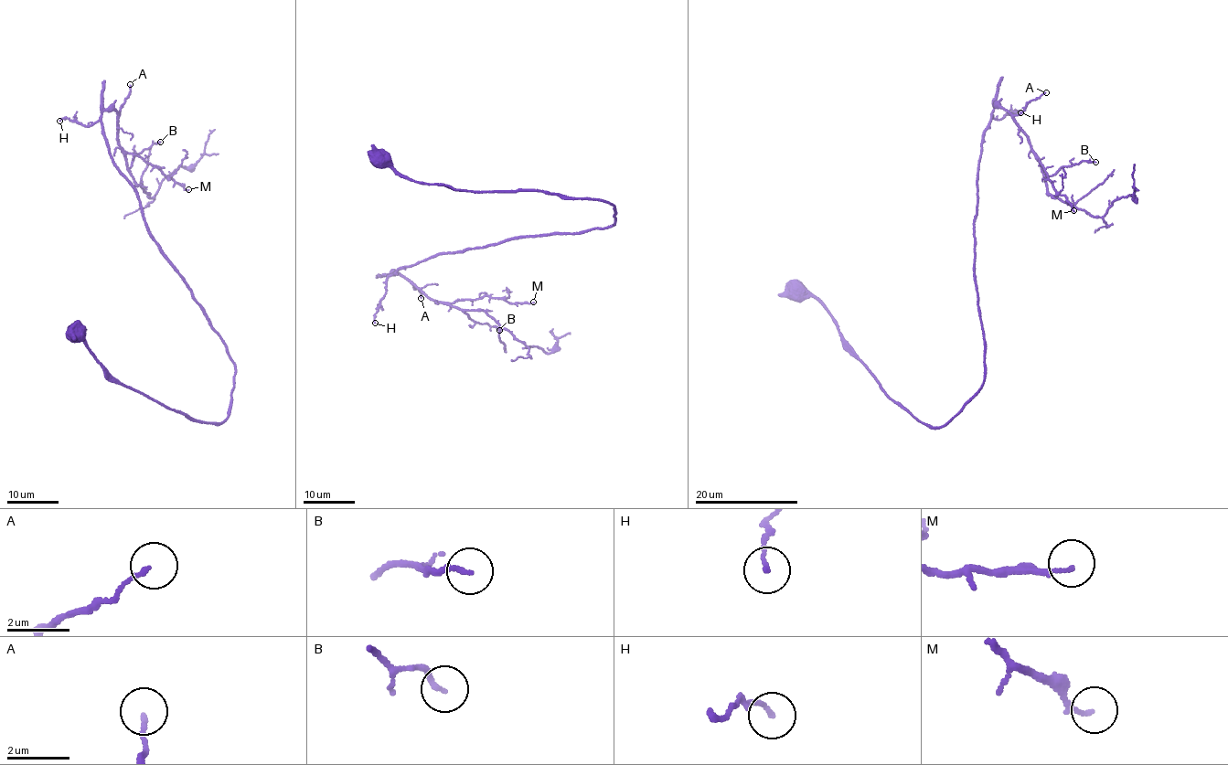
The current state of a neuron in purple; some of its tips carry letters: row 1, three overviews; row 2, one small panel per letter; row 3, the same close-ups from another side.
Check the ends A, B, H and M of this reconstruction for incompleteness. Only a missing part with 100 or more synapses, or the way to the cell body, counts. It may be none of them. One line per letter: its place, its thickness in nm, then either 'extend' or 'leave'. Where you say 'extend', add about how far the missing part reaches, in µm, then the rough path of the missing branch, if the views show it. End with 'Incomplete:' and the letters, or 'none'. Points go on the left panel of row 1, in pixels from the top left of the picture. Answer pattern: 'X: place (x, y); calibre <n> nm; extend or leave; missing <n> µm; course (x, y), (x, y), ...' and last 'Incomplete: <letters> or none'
A: place (130, 84); calibre 130 nm; leave
B: place (160, 142); calibre 150 nm; leave
H: place (59, 121); calibre 120 nm; leave
M: place (188, 189); calibre 110 nm; leave
Incomplete: none

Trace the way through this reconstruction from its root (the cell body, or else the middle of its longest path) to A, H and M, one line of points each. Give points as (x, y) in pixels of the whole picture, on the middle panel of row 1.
A: (381, 155), (419, 182), (614, 208), (603, 228), (440, 252), (388, 275), (421, 298)
H: (381, 155), (405, 177), (456, 190), (604, 200), (615, 220), (398, 268), (375, 323)
M: (381, 155), (419, 182), (612, 203), (614, 225), (603, 228), (440, 252), (388, 276), (445, 302), (533, 302)

